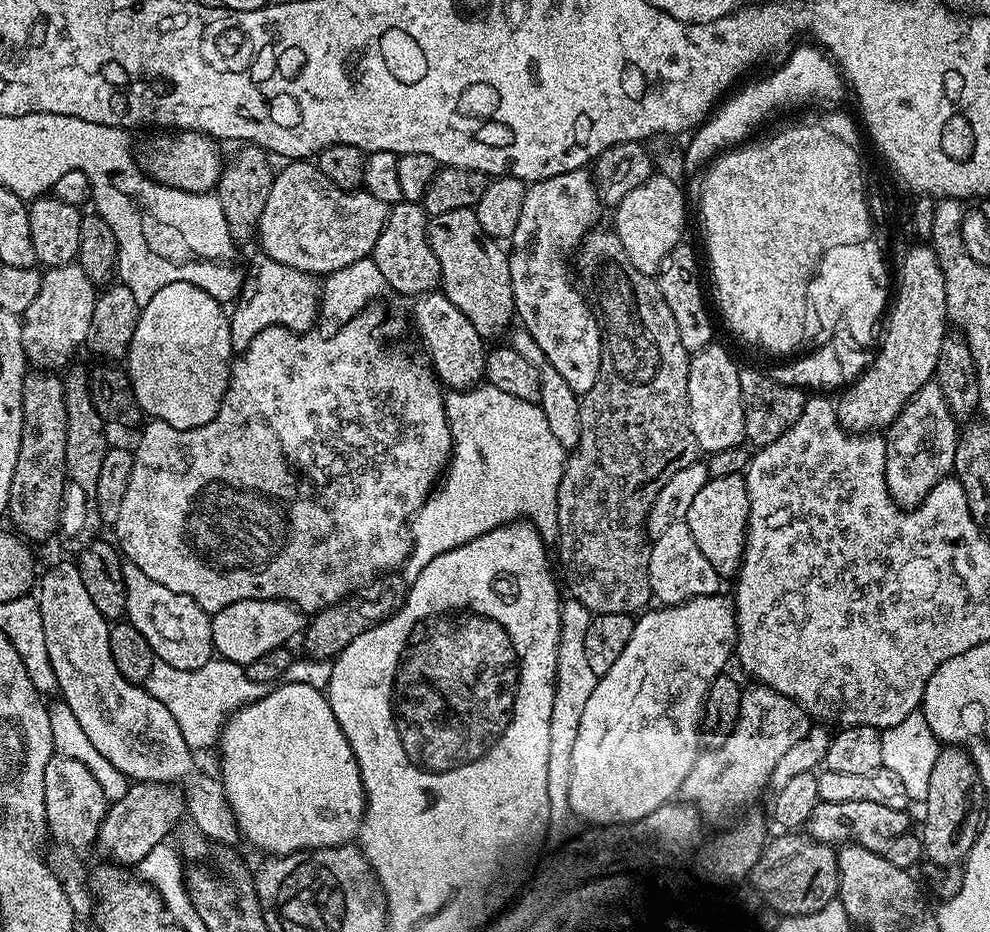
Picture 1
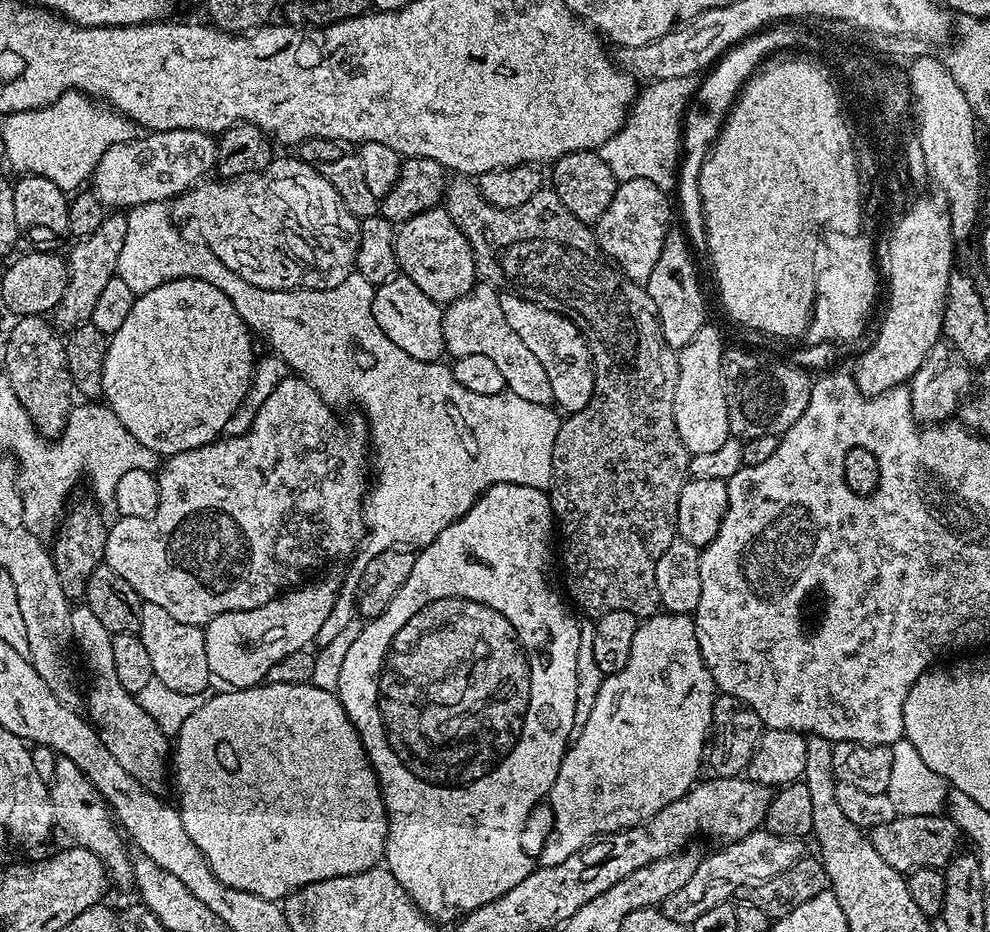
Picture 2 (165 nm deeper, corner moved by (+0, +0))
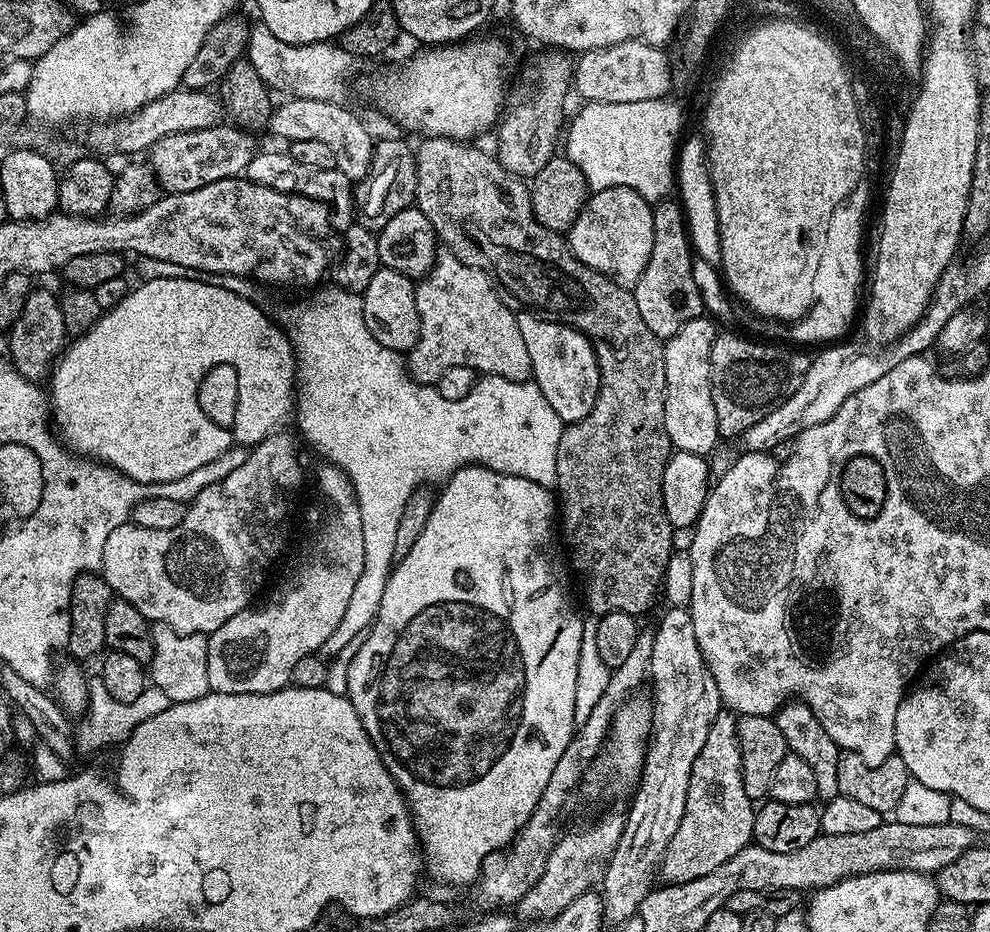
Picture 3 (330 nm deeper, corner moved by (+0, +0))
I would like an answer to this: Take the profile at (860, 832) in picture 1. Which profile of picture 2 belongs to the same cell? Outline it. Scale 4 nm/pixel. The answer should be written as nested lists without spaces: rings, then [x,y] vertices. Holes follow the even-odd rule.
[[[932,813],[924,817],[896,815],[890,822],[882,822],[882,826],[871,829],[870,839],[874,850],[882,854],[889,866],[907,874],[919,868],[945,868],[961,847],[962,833],[947,814]]]

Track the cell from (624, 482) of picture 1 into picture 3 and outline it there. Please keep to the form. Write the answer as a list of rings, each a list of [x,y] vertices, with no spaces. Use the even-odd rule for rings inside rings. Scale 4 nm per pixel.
[[[429,136],[419,142],[421,143],[420,148],[418,144],[415,149],[416,199],[414,204],[415,207],[422,210],[422,214],[426,214],[430,226],[436,231],[439,243],[447,251],[453,252],[459,260],[466,262],[466,266],[474,266],[478,270],[488,273],[509,297],[512,295],[520,303],[520,306],[583,332],[588,337],[588,341],[592,343],[592,349],[596,351],[596,361],[600,367],[600,393],[598,398],[594,402],[590,414],[586,414],[586,418],[581,420],[565,423],[562,430],[562,438],[558,438],[555,491],[558,493],[558,512],[562,517],[562,540],[567,547],[568,544],[572,547],[570,568],[574,573],[575,579],[577,576],[580,579],[581,586],[584,587],[584,600],[588,603],[590,611],[596,612],[595,615],[597,617],[605,616],[611,612],[630,614],[637,618],[643,617],[643,612],[655,602],[656,596],[658,600],[658,593],[661,591],[664,579],[664,571],[668,565],[668,559],[671,558],[674,551],[674,545],[672,545],[674,529],[672,523],[666,518],[664,499],[662,498],[662,474],[666,470],[666,462],[672,457],[674,451],[670,442],[670,434],[666,434],[666,410],[664,409],[664,403],[666,402],[666,366],[664,365],[663,343],[652,333],[650,326],[646,326],[646,322],[642,322],[642,314],[638,314],[638,302],[629,289],[618,286],[598,270],[578,262],[576,255],[568,249],[565,237],[561,233],[552,232],[536,220],[535,214],[532,213],[529,185],[523,179],[511,176],[500,165],[499,160],[496,159],[491,151],[483,152],[482,149],[475,148],[475,143],[463,140],[447,140],[444,136]]]

